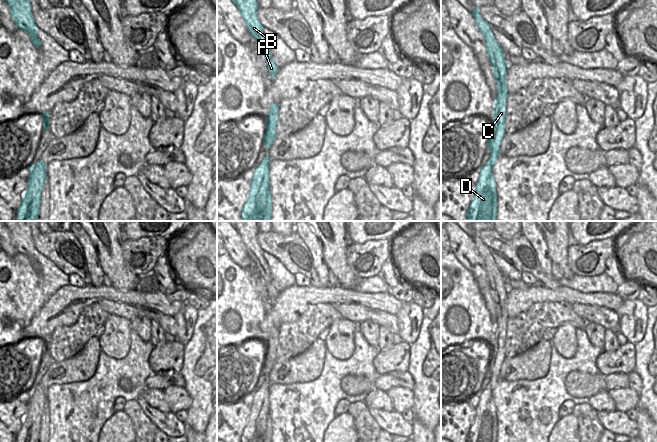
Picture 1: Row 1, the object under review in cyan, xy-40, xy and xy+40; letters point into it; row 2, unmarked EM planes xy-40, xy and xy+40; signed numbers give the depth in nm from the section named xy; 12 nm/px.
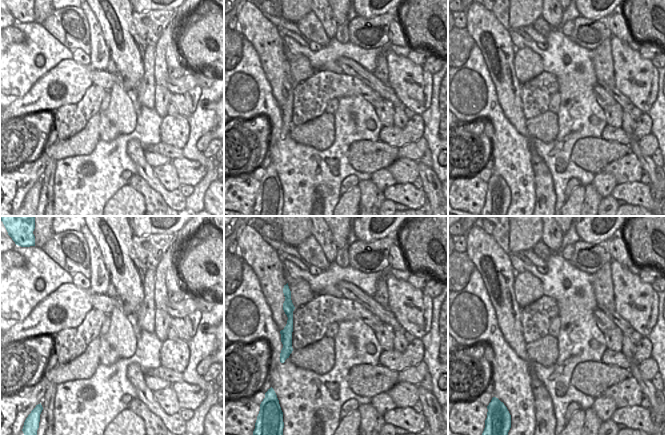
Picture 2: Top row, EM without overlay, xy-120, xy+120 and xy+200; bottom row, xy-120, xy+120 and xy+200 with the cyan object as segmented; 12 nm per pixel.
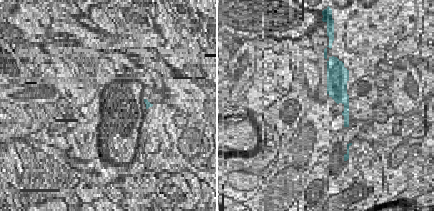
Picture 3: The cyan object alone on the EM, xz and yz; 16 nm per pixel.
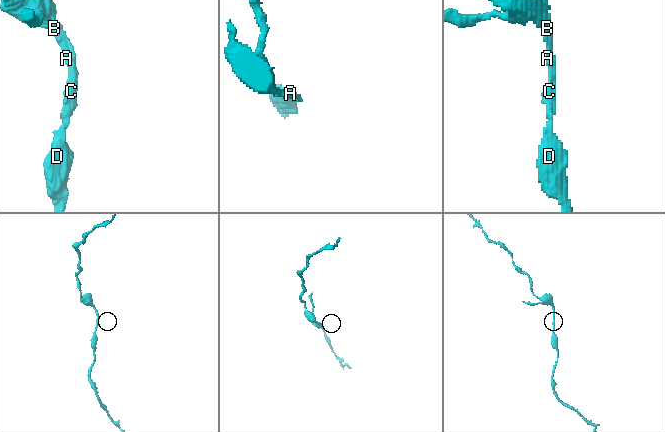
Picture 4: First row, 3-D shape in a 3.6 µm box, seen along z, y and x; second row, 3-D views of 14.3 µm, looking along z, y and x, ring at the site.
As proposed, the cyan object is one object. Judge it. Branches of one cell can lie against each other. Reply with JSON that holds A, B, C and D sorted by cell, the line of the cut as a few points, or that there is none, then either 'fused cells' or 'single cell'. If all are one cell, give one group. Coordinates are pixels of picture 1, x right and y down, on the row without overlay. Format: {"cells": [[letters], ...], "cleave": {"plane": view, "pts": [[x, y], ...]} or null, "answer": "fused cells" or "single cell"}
{"cells": [["A", "B", "C", "D"]], "cleave": null, "answer": "single cell"}

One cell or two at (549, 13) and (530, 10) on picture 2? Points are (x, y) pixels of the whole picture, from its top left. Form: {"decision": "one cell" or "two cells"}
{"decision": "two cells"}

